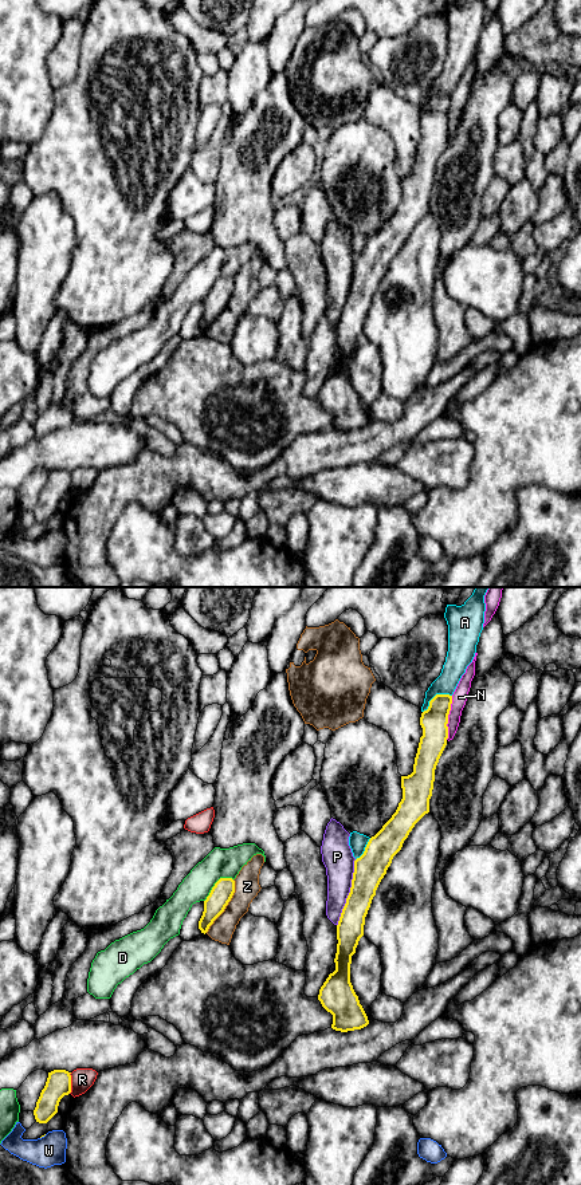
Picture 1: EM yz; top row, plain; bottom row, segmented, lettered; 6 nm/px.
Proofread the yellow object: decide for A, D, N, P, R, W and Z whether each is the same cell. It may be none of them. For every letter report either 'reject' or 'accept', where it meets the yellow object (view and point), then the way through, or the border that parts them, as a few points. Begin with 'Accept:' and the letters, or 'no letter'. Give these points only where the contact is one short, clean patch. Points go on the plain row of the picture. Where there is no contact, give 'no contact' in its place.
Accept: Z
A: reject | yz (435, 95)
D: reject | yz (215, 283)
N: reject | yz (447, 117)
P: reject | yz (349, 292)
R: reject | yz (70, 483) | along yz (71, 472), (69, 492)
W: reject | yz (43, 535)
Z: accept | yz (226, 304)

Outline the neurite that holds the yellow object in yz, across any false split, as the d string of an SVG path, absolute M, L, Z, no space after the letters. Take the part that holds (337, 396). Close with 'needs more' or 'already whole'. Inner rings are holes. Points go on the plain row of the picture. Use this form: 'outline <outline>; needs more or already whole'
outline M436 94L421 113L423 135L413 172L401 176L403 198L392 217L369 239L364 253L354 260L350 292L337 324L335 370L329 374L318 394L322 406L333 414L331 428L335 430L348 432L369 424L350 382L352 355L364 335L365 316L393 256L415 224L429 212L435 169L448 138L451 103L452 95Z; already whole

